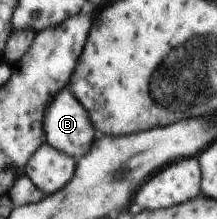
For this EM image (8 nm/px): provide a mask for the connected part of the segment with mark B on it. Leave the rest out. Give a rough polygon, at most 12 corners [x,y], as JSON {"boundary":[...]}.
{"boundary":[[69,88],[44,112],[46,143],[75,160],[99,136]]}

